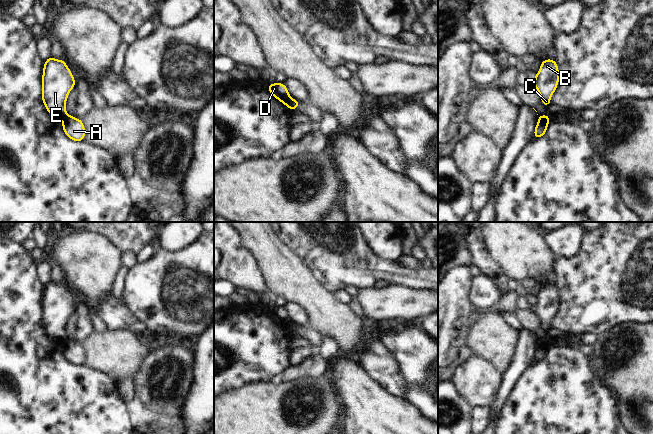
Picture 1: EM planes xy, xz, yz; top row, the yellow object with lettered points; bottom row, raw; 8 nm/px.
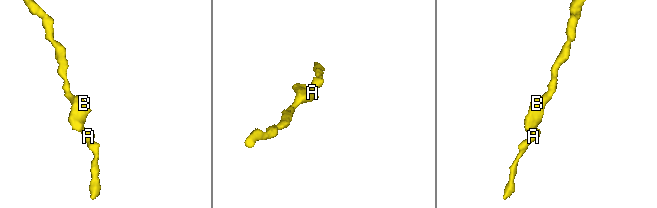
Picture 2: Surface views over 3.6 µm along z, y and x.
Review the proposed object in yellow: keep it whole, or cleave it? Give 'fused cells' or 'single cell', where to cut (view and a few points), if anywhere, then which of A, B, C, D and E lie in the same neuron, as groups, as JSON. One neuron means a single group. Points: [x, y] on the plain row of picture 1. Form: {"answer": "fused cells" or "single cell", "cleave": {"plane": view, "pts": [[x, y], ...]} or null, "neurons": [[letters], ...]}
{"answer": "fused cells", "cleave": {"plane": "xz", "pts": [[291, 322], [286, 329]]}, "neurons": [["A"], ["B", "C", "D", "E"]]}

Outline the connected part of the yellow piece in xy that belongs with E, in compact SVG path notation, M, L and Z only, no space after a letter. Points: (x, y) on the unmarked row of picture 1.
M52 282L44 286L42 298L42 325L49 338L61 345L67 340L66 325L76 310L74 300L65 284Z

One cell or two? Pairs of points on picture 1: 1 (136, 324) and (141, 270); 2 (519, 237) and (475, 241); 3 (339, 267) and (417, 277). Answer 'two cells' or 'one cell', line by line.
1: two cells
2: two cells
3: one cell

